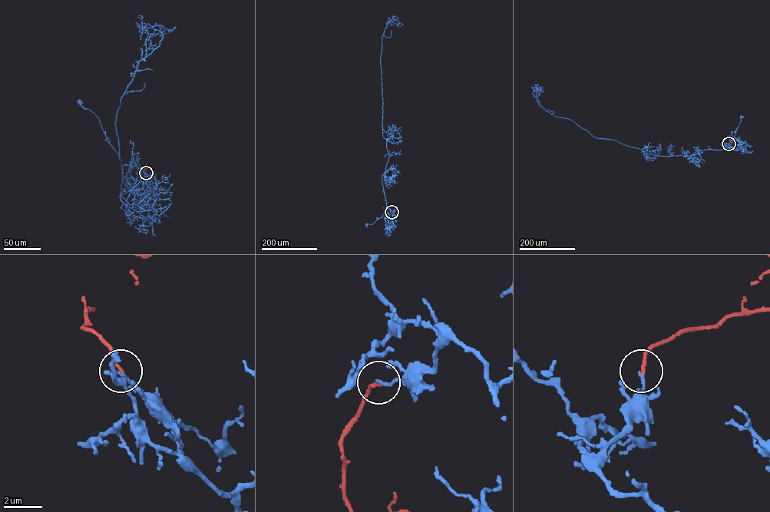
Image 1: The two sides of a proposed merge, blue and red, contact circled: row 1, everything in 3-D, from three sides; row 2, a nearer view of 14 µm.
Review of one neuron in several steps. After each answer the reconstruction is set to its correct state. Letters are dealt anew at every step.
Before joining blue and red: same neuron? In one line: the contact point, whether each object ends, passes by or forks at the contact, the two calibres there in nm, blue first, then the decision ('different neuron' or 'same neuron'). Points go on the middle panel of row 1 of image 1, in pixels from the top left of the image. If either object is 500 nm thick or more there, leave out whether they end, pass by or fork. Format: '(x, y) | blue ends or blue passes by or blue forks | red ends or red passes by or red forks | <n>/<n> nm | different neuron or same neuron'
(391, 212) | blue ends | red ends | 120/170 nm | different neuron

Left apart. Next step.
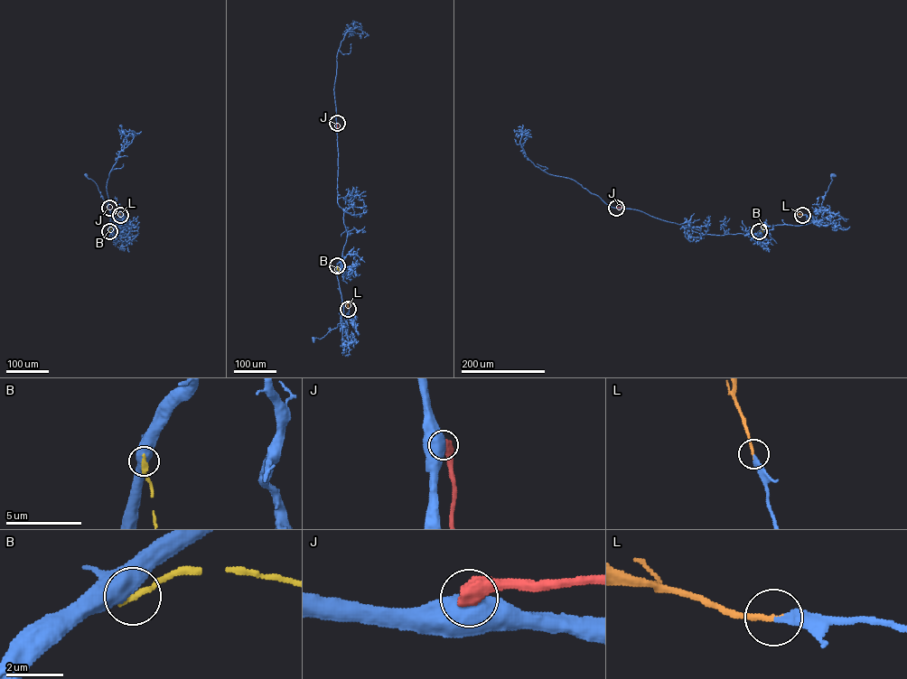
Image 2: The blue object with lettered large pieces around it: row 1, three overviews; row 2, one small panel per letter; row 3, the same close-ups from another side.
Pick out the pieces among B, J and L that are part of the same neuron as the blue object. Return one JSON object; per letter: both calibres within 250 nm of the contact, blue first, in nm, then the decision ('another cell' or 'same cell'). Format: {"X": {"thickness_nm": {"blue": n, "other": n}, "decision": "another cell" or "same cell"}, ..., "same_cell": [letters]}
{"B": {"thickness_nm": {"blue": 550, "other": 240}, "decision": "another cell"}, "J": {"thickness_nm": {"blue": 750, "other": 600}, "decision": "another cell"}, "L": {"thickness_nm": {"blue": 240, "other": 190}, "decision": "same cell"}, "same_cell": ["L"]}

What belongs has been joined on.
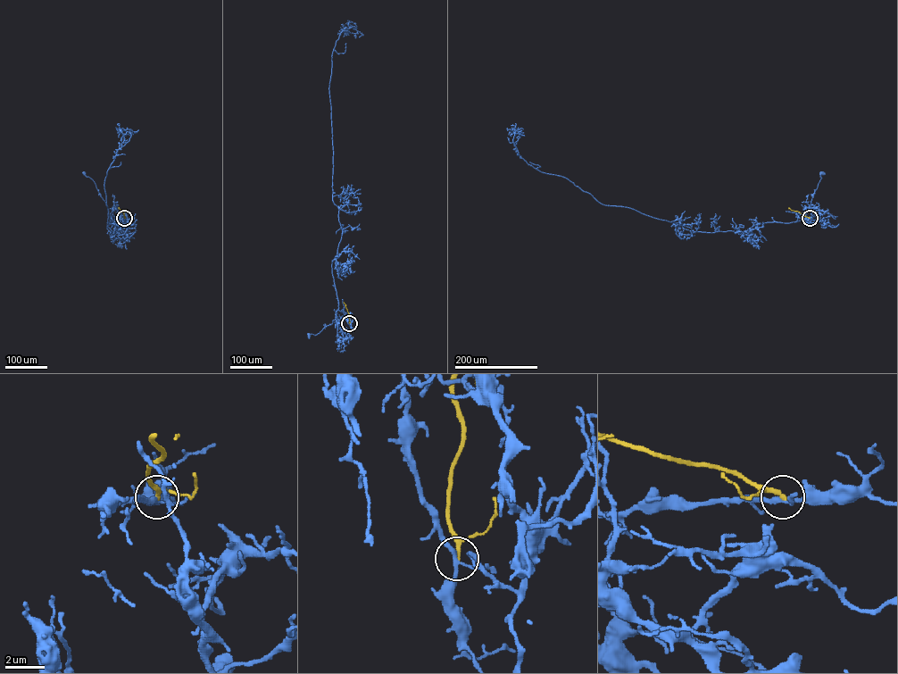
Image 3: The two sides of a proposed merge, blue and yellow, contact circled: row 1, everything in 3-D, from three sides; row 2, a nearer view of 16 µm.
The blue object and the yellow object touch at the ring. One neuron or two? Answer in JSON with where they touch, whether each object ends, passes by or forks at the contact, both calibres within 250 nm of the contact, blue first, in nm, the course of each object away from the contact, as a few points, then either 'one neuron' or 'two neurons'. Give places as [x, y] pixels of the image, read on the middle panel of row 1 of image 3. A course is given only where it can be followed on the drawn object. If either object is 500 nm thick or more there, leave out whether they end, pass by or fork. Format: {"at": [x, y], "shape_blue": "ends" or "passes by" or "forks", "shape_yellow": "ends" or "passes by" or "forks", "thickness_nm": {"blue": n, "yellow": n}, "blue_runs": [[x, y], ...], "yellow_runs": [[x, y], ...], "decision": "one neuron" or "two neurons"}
{"at": [349, 323], "shape_blue": "forks", "shape_yellow": "passes by", "thickness_nm": {"blue": 190, "yellow": 160}, "blue_runs": [[349, 323], [343, 312], [338, 310], [331, 324], [316, 335], [309, 335]], "yellow_runs": [[349, 323], [344, 302]], "decision": "two neurons"}

